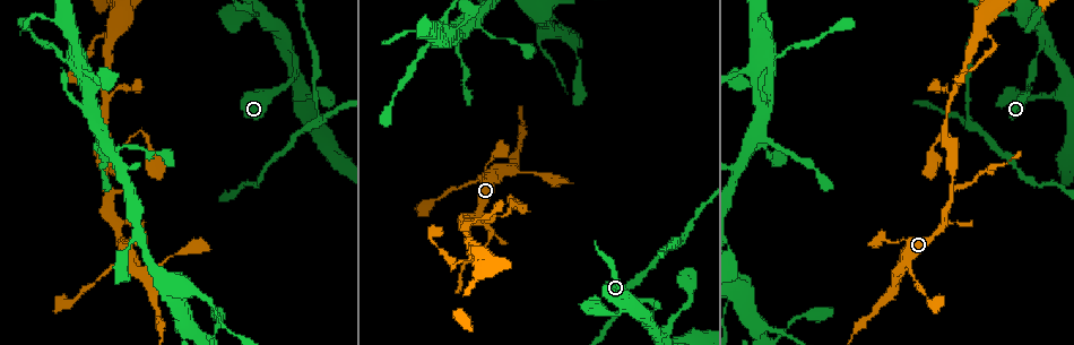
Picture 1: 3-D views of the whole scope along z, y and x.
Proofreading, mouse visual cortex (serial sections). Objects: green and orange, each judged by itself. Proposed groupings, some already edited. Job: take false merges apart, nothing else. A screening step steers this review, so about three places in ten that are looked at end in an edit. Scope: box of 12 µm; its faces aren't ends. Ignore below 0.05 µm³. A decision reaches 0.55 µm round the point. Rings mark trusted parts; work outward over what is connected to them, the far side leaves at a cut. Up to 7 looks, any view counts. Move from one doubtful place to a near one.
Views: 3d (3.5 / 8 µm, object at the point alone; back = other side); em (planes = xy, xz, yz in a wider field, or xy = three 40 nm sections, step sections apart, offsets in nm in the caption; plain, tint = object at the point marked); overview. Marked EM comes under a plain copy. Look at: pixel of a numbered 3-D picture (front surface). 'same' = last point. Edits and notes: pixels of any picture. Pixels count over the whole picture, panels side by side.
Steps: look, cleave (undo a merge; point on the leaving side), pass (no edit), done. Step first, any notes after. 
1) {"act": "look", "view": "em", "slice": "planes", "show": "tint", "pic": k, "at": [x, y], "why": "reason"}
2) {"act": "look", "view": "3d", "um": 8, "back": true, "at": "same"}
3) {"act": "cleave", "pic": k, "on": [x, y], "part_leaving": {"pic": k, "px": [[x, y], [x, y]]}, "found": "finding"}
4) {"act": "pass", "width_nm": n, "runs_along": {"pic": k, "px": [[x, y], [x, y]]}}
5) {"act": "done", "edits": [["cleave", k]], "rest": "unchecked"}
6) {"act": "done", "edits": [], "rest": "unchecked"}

{"act": "look", "view": "em", "slice": "planes", "show": "tint", "pic": 1, "at": [949, 191], "why": "branch point"}

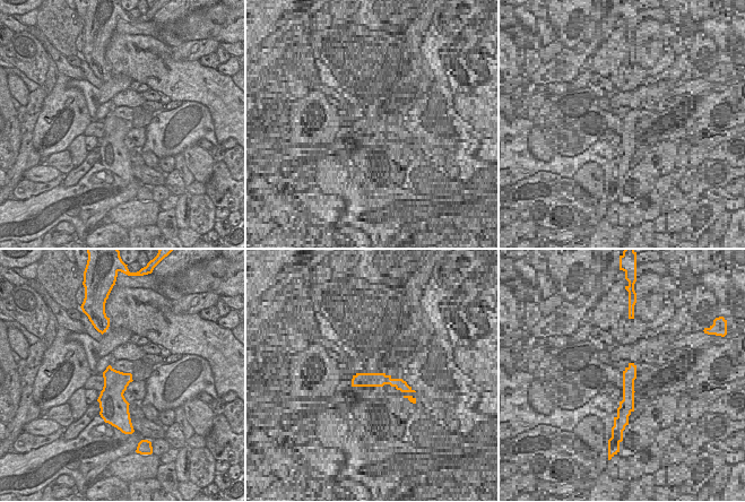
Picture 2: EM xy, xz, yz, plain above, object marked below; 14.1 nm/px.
{"act": "look", "view": "3d", "um": 3.5, "at": "same"}

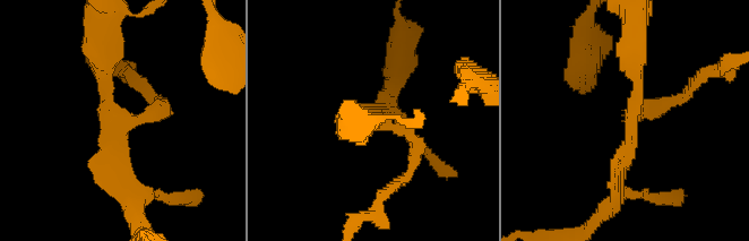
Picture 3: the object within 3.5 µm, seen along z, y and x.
{"act": "pass", "width_nm": 340, "runs_along": {"pic": 3, "px": [[127, 191], [113, 173], [98, 45]]}, "found": "continuous, no second cell"}

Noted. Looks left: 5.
{"act": "look", "view": "3d", "um": 3.5, "pic": 1, "at": [137, 131]}

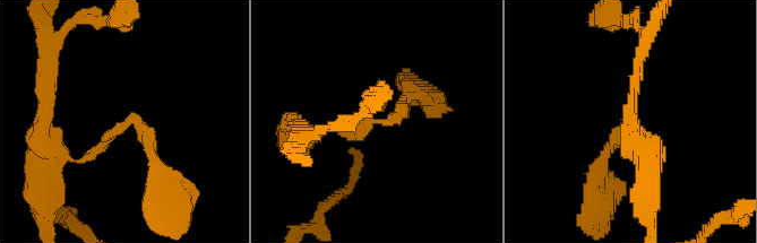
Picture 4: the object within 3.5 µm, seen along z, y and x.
{"act": "look", "view": "em", "slice": "xy", "step": 5, "show": "tint", "pic": 4, "at": [379, 122], "arm_widths_nm": [100, 150], "why": "need the tissue"}

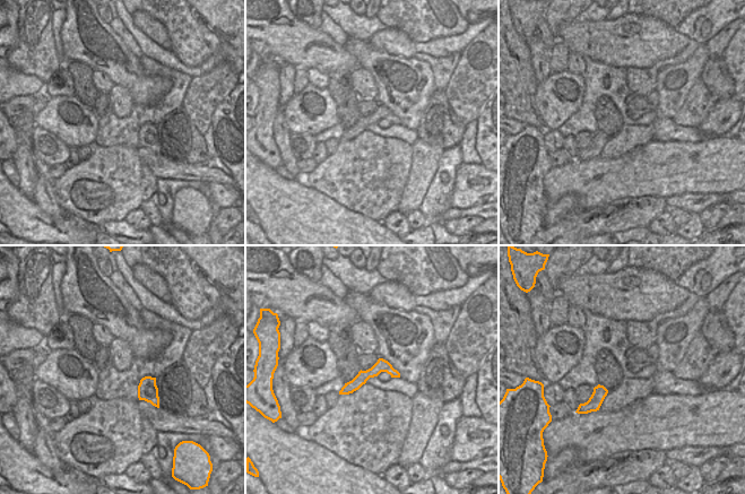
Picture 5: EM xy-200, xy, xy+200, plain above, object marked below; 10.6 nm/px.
{"act": "pass", "runs_along": {"pic": 4, "px": [[68, 156], [88, 156], [134, 122], [162, 174]]}, "found": "one cell here"}

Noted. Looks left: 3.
{"act": "look", "view": "3d", "um": 8, "back": true, "pic": 1, "at": [978, 35], "why": "three arms meet"}

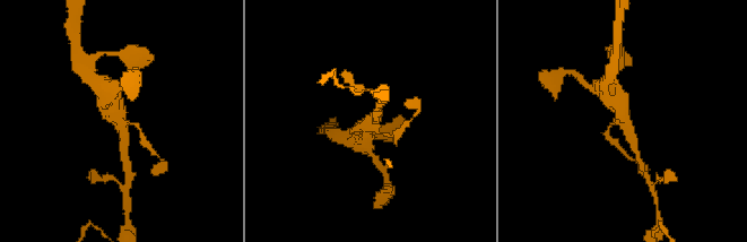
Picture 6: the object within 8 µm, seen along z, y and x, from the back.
{"act": "look", "view": "3d", "um": 3.5, "pic": 6, "at": [121, 124], "why": "zoom in"}

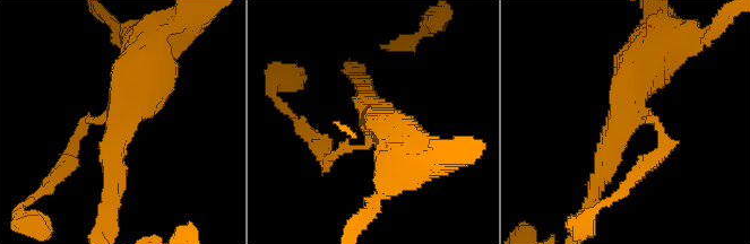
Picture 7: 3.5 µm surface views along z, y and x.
{"act": "look", "view": "em", "slice": "xy", "step": 3, "show": "tint", "pic": 7, "at": [627, 120], "arms": 3, "arm_widths_nm": [150, 300, 350], "why": "need the tissue"}

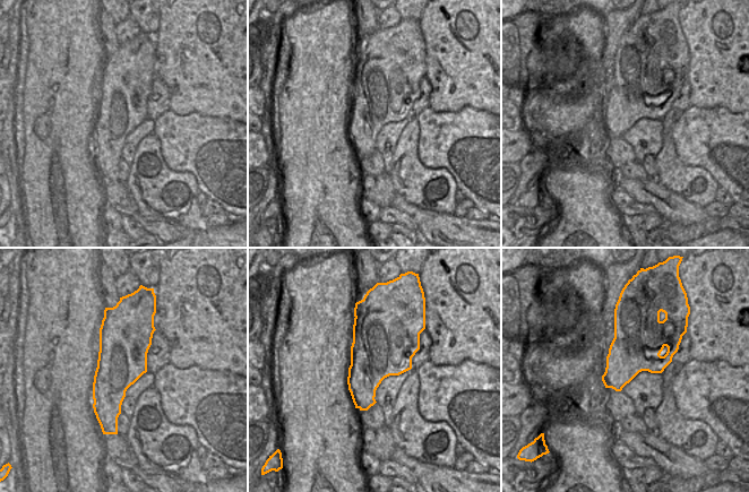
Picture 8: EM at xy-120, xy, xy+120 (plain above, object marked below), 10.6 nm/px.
{"act": "pass", "width_nm": 550, "runs_along": {"pic": 7, "px": [[594, 190], [632, 83], [655, 54]]}, "found": "one cell here"}

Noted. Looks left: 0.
{"act": "done", "edits": [], "rest": "unchecked"}

